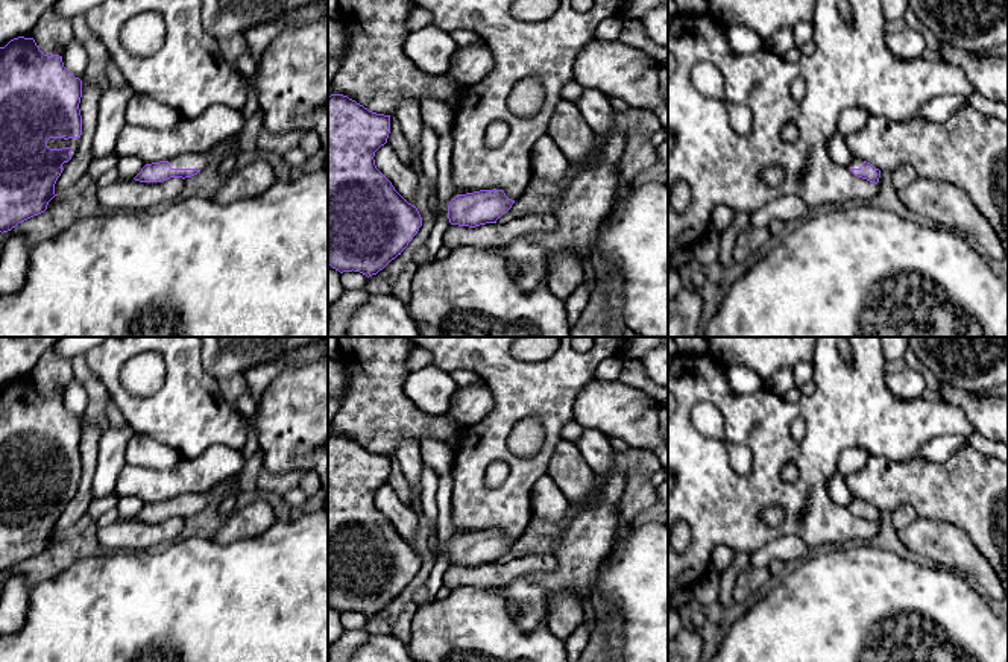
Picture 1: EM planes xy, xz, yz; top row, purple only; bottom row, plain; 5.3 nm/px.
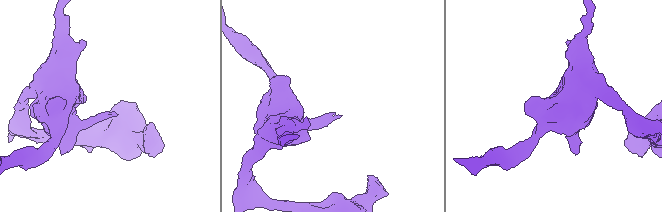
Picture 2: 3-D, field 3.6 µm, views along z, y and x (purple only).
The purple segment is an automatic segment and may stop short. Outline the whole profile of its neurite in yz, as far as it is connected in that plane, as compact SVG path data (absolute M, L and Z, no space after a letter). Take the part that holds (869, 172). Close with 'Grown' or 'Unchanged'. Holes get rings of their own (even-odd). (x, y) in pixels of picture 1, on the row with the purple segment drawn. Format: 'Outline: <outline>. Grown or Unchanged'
Outline: M853 156L849 167L855 176L867 179L874 184L879 182L880 170L876 169L873 164Z. Grown

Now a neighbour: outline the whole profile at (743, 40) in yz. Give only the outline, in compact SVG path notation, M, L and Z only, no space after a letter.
M741 24L727 26L727 39L730 49L739 55L754 53L767 47L767 44L753 29Z

